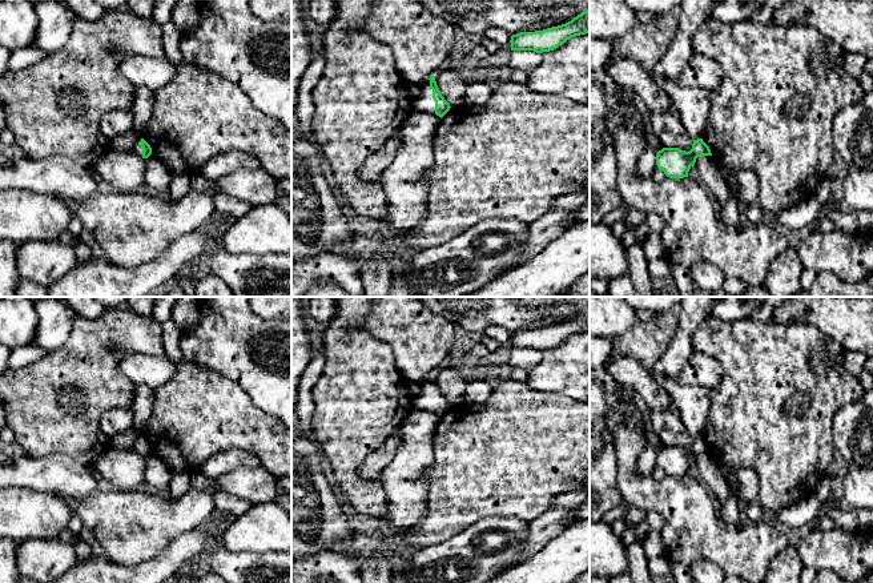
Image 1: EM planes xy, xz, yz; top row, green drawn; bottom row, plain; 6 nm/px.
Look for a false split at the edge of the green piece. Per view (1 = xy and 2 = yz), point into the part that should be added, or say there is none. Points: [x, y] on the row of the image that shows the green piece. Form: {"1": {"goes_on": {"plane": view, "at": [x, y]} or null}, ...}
{"1": {"goes_on": {"plane": "xy", "at": [137, 149]}}, "2": {"goes_on": null}}

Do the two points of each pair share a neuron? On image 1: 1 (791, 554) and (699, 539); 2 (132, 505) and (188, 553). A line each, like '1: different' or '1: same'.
1: different
2: different

